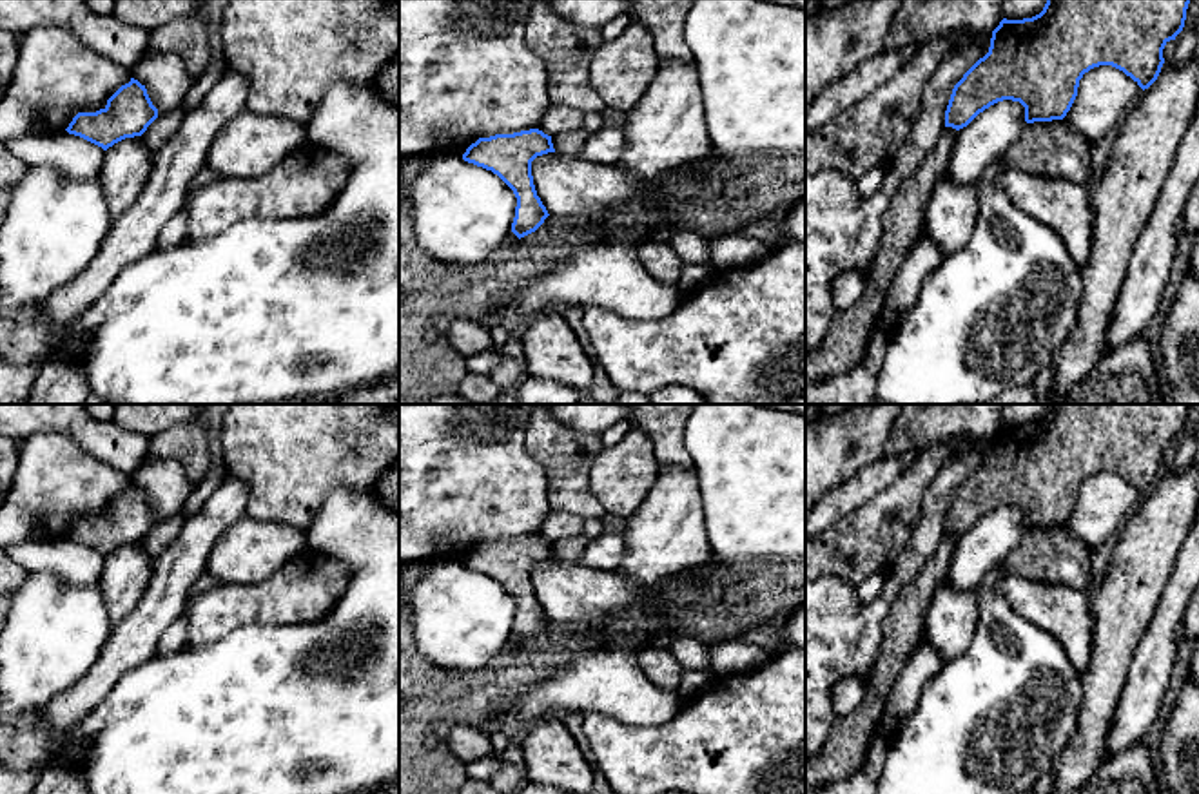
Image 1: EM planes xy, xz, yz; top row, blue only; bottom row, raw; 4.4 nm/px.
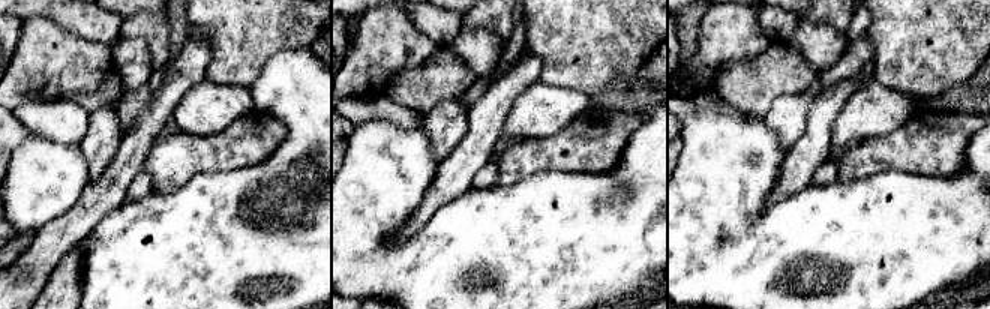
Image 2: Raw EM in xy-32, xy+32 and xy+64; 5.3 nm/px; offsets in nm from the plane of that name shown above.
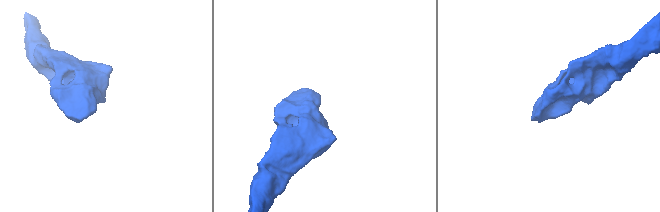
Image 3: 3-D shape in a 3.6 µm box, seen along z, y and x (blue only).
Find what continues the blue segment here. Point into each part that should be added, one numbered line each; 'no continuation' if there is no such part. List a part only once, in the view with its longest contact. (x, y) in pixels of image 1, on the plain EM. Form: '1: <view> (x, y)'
no continuation

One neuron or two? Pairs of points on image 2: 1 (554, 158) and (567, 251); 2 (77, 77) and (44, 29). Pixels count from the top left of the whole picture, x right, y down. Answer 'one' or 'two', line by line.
1: two
2: one

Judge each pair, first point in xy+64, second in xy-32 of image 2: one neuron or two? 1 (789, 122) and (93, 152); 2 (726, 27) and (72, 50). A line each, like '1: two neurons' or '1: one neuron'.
1: one neuron
2: one neuron

